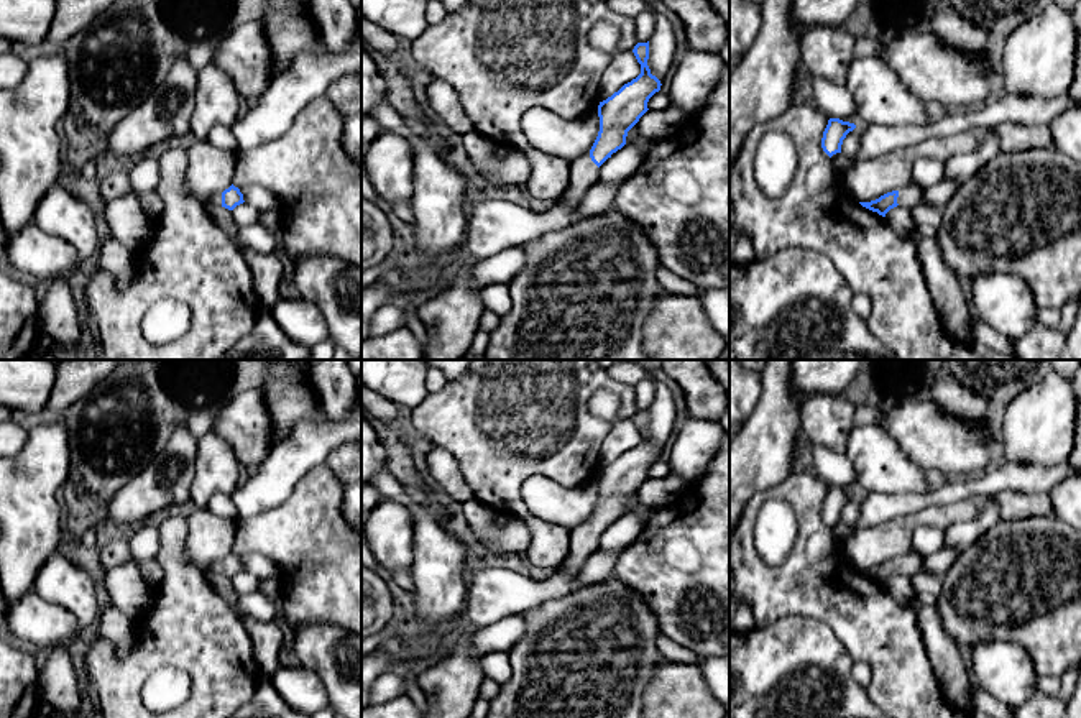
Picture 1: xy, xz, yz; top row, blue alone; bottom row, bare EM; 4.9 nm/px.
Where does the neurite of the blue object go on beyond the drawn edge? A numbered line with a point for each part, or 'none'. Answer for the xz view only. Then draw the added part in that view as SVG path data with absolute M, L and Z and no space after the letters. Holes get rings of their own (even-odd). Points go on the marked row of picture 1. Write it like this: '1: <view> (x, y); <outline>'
1: xz (584, 173); M585 154L570 163L570 184L559 202L568 207L572 217L575 217L586 191L598 182L600 168L591 161L590 154Z

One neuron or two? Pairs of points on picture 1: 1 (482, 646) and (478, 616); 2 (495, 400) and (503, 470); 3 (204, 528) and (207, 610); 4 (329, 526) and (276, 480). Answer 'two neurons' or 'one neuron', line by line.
1: two neurons
2: one neuron
3: two neurons
4: two neurons

